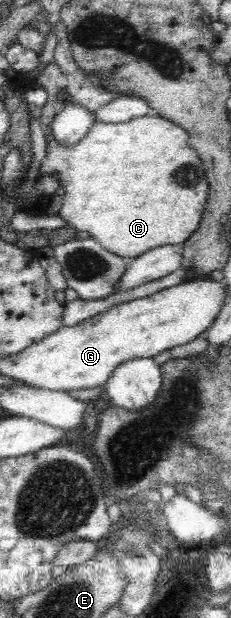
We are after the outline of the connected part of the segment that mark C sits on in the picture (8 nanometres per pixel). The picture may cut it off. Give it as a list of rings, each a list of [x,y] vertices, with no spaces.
[[[45,104],[41,112],[40,124],[44,131],[44,136],[48,139],[46,146],[47,155],[42,160],[41,174],[59,172],[60,184],[64,187],[64,203],[58,212],[58,216],[60,216],[69,227],[80,232],[87,232],[88,236],[93,237],[105,250],[124,258],[126,261],[130,261],[135,257],[145,254],[147,251],[163,245],[181,246],[199,228],[202,214],[206,207],[210,186],[206,179],[203,164],[196,154],[196,151],[188,145],[189,137],[187,131],[183,130],[183,128],[159,115],[153,117],[145,115],[119,124],[107,124],[96,120],[91,124],[91,128],[89,128],[87,134],[85,134],[77,144],[70,147],[61,147],[57,145],[57,141],[53,139],[53,133],[51,132],[52,128],[50,126],[52,124],[53,114],[52,109],[49,108],[49,104]]]

